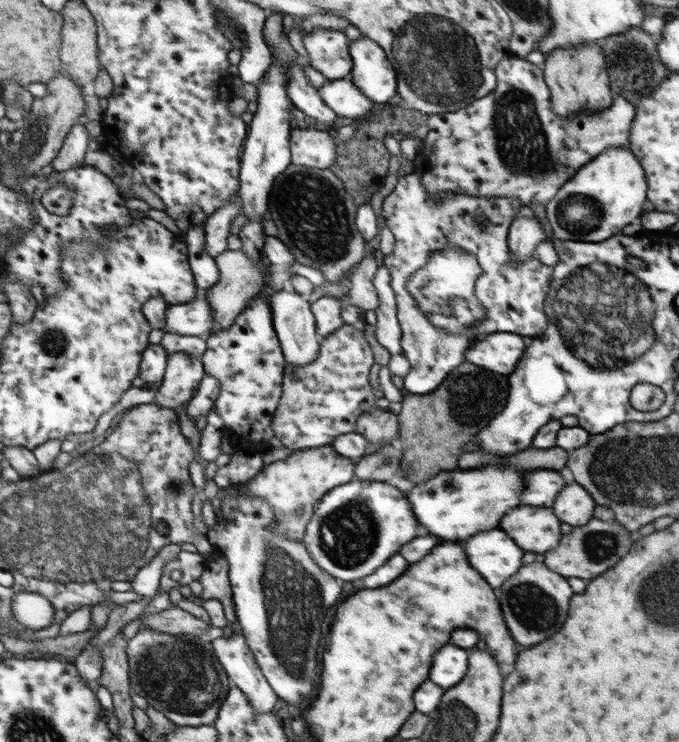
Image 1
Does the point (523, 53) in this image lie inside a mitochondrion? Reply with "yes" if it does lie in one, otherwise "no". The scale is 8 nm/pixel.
no

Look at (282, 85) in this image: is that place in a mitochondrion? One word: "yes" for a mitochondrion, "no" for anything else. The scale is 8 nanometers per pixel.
no

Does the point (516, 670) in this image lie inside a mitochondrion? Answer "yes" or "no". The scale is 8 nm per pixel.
no

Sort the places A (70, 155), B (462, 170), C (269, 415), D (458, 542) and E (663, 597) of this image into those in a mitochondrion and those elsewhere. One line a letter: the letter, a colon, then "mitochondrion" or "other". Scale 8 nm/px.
A: other
B: other
C: other
D: other
E: mitochondrion

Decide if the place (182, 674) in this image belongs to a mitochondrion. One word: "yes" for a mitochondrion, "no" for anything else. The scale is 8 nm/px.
yes

